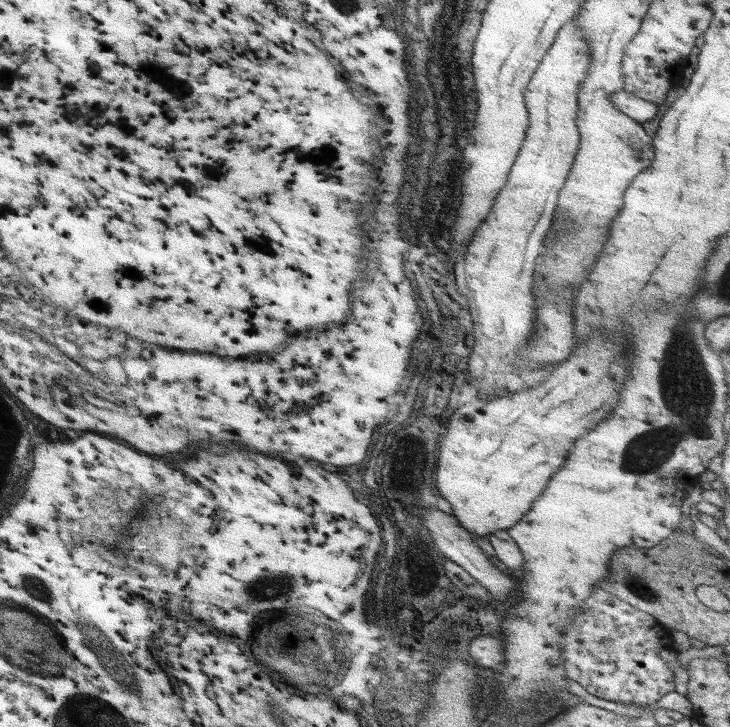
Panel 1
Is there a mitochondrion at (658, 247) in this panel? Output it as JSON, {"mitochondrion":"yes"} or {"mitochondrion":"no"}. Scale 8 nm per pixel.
{"mitochondrion":"no"}

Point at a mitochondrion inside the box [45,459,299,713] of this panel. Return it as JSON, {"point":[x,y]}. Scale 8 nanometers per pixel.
{"point":[113,661]}

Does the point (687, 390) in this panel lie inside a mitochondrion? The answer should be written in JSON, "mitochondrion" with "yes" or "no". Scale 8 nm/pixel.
{"mitochondrion":"yes"}

